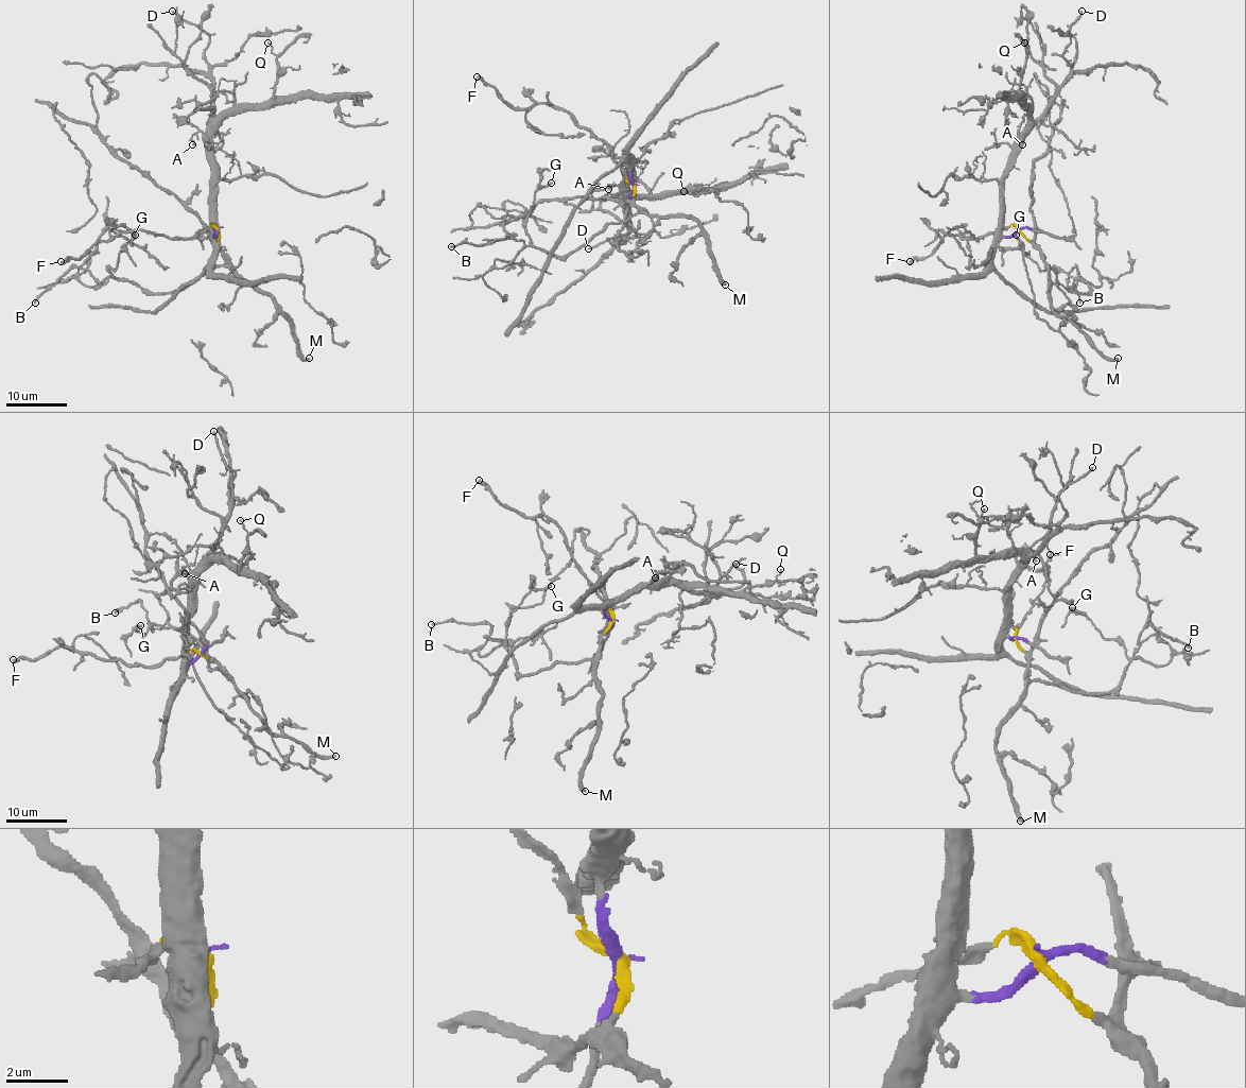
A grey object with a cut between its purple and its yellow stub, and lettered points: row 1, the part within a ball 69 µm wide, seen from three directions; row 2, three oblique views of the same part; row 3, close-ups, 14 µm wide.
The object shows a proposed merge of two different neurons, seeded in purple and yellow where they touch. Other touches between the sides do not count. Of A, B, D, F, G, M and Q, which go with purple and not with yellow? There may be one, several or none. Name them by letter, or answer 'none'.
A, D, Q

